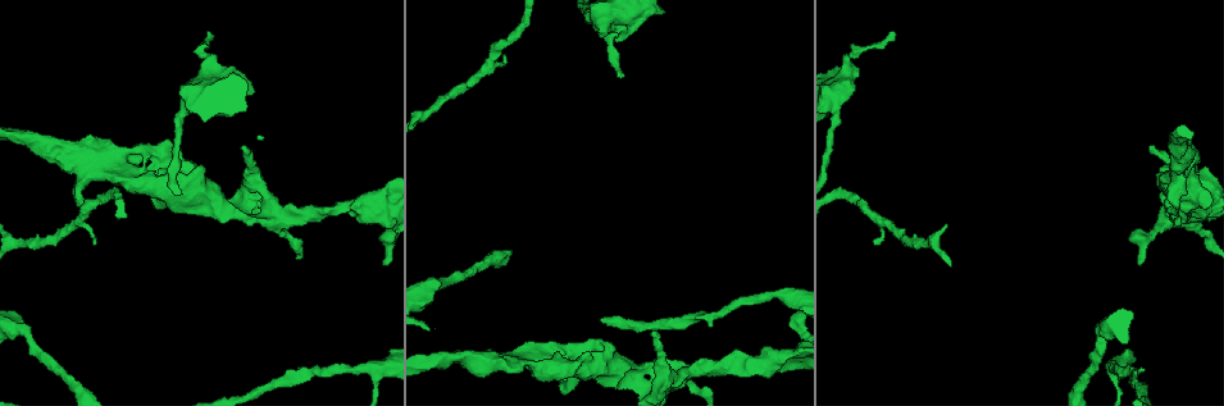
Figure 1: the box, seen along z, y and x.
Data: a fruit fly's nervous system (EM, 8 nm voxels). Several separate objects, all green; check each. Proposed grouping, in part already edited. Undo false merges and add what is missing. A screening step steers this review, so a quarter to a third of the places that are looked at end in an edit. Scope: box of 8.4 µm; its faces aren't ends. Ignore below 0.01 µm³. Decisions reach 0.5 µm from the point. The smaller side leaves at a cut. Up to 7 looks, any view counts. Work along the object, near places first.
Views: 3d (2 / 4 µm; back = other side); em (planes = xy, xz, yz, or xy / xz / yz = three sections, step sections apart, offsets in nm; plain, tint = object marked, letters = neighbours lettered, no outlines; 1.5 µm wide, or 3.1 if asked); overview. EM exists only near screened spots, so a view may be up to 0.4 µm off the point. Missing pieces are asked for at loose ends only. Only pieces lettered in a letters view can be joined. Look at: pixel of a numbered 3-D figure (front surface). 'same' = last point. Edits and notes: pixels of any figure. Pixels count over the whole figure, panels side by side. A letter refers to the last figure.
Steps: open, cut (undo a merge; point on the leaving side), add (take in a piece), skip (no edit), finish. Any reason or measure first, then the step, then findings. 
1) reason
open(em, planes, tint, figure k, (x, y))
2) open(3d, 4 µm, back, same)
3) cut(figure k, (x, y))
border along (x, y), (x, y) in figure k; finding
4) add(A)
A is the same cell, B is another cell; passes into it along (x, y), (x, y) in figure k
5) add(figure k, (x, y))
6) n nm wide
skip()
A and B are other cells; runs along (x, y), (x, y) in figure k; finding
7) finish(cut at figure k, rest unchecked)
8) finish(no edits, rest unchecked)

free end
open(3d, 2 µm, figure 1, (1177, 208))

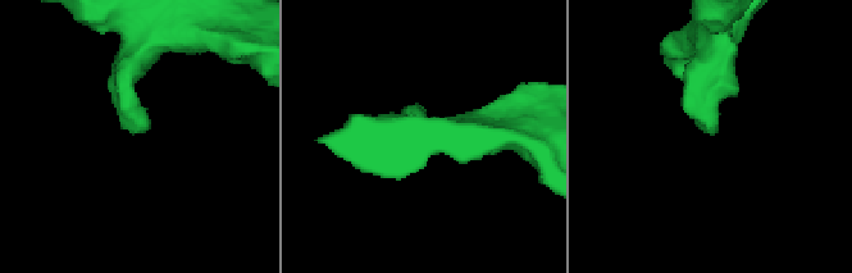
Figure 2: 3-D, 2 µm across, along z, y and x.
open(em, planes, letters, figure 2, (144, 130))

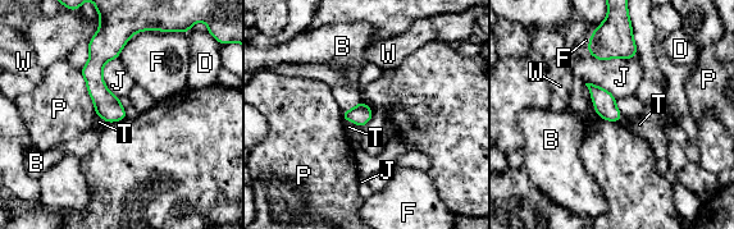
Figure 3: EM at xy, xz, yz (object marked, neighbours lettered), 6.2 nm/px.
130 nm wide
skip()
B, D, F, J, P, T and W are other cells; border along (343, 118), (359, 126) in figure 3; no lettered piece goes on from it

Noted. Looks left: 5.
abrupt turn
open(3d, 4 µm, figure 1, (617, 28))

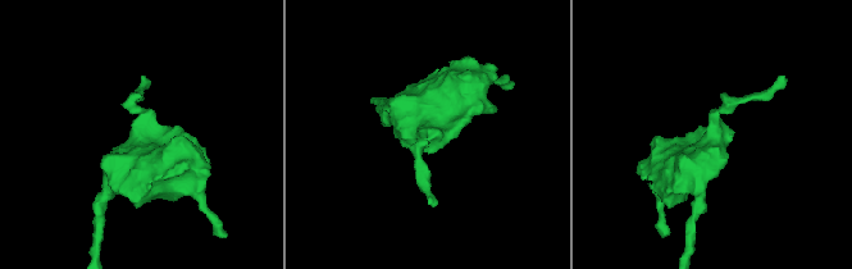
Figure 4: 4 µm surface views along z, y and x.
open(em, planes, tint, figure 4, (430, 135))

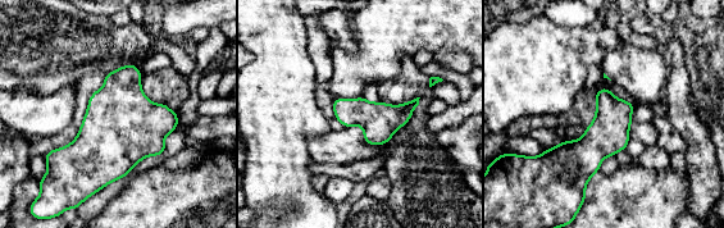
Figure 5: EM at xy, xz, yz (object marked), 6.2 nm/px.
open(em, planes, letters, same)

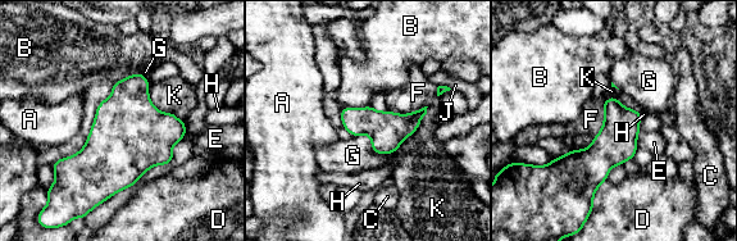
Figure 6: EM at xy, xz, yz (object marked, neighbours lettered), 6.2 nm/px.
240 nm wide
skip()
A, B, C, D, E, F, G, H, J and K are other cells; border along (351, 135), (391, 154) in figure 6; one cell here

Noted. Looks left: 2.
calibre changes
open(3d, 4 µm, back, figure 1, (1105, 329))

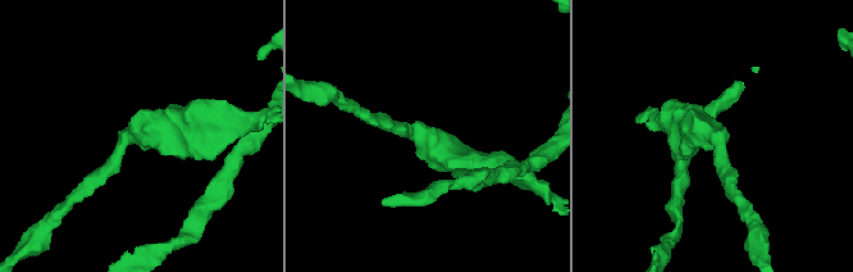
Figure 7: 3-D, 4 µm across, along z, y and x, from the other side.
now the EM
open(em, planes, letters, figure 7, (423, 137))

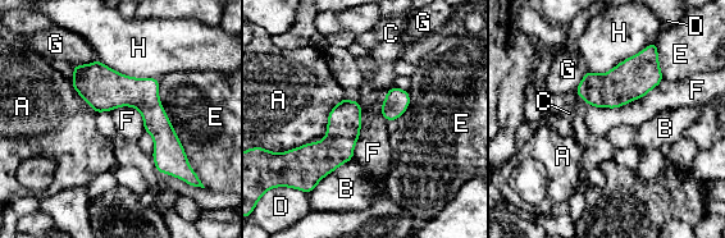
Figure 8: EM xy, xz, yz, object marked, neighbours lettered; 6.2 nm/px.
140 nm wide
skip()
A, B, C, D, E, F, G and H are other cells; border along (655, 41), (606, 72), (588, 71) in figure 8; continuous, no second cell

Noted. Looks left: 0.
finish(no edits, rest unchecked)

